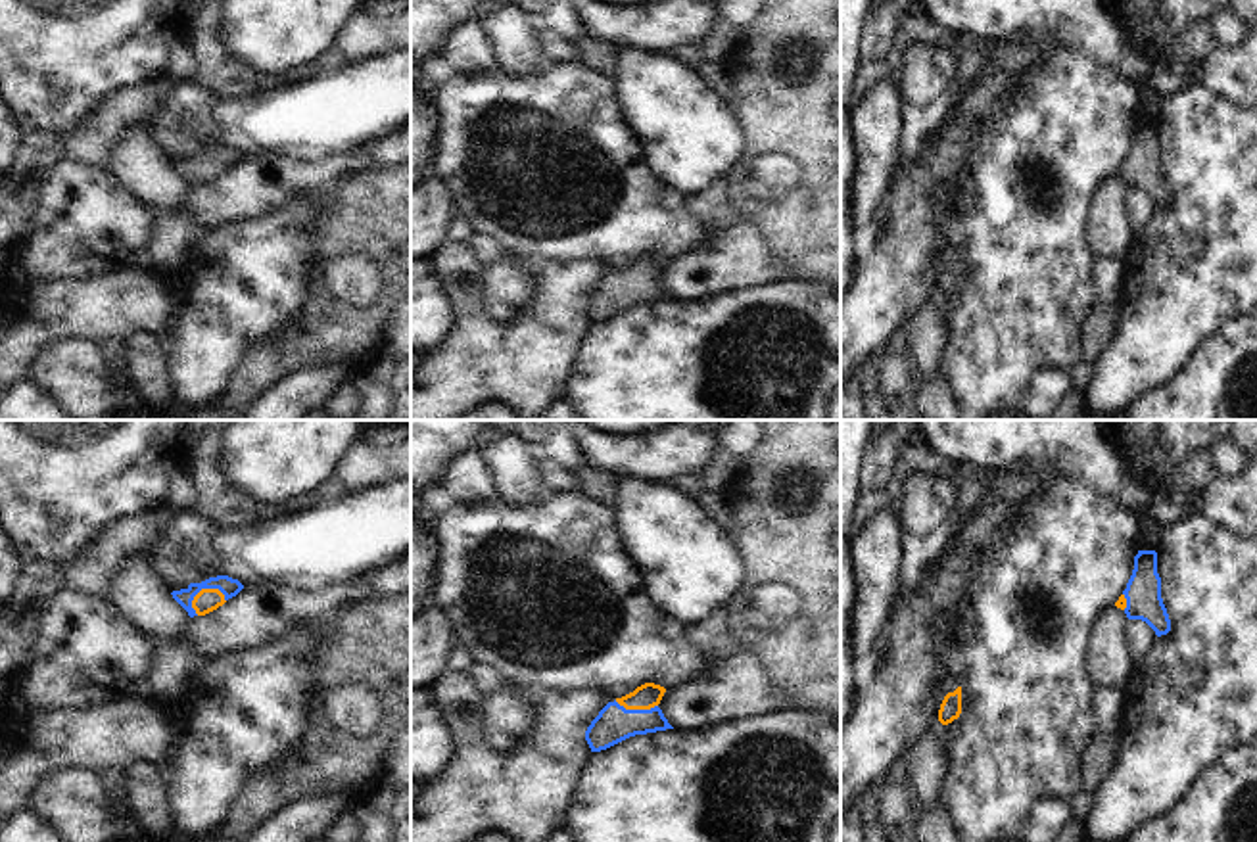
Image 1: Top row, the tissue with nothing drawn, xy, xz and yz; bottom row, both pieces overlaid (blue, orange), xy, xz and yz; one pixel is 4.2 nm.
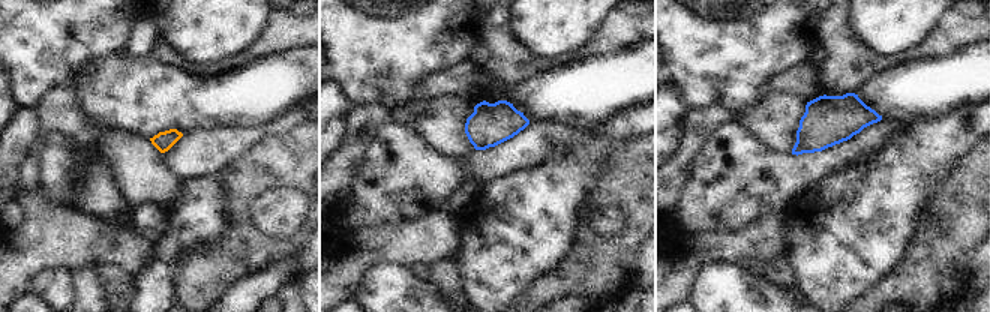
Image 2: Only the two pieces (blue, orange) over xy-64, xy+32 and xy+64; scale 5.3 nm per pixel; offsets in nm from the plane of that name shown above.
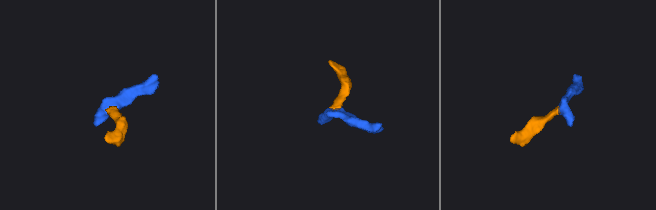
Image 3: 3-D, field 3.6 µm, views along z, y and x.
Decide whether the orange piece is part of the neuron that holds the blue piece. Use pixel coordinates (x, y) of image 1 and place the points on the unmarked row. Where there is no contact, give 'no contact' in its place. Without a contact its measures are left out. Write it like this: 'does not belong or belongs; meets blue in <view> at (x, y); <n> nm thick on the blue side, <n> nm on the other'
belongs; meets blue in xy at (206, 158); 80 nm thick on the blue side, 100 nm on the other

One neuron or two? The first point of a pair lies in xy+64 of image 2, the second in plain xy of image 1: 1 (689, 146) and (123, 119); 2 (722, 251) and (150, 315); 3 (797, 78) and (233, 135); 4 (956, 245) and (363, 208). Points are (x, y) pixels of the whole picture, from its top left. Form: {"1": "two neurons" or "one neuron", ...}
{"1": "two neurons", "2": "one neuron", "3": "two neurons", "4": "one neuron"}

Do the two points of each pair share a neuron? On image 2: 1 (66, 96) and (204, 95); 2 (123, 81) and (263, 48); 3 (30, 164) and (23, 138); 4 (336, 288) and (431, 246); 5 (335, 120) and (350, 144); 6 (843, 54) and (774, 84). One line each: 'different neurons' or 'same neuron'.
1: different neurons
2: different neurons
3: different neurons
4: same neuron
5: different neurons
6: different neurons

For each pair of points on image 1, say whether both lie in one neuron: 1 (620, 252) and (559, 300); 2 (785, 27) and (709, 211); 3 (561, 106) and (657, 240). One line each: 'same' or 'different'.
1: different
2: different
3: same

